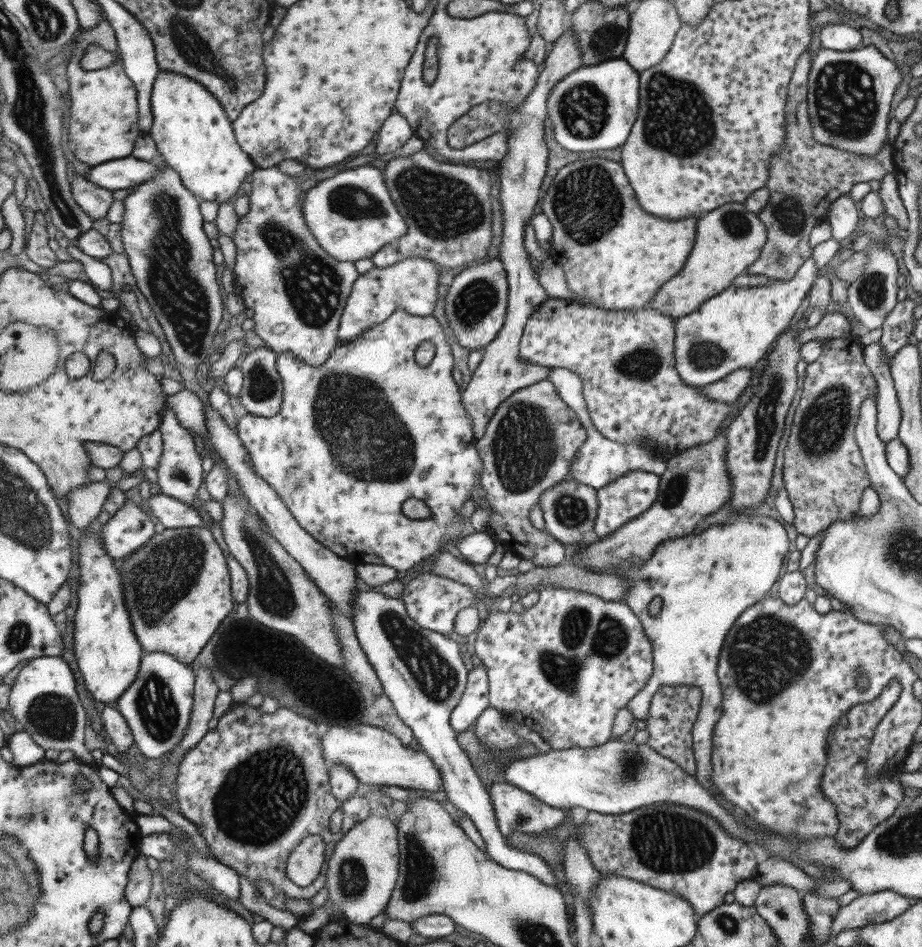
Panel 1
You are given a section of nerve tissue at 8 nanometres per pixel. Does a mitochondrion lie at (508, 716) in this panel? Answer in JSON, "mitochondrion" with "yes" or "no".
{"mitochondrion":"no"}

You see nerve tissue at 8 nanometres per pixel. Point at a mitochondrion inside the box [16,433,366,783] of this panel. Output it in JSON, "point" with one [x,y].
{"point":[163,574]}

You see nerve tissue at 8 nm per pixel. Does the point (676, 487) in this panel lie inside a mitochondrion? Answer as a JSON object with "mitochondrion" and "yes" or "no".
{"mitochondrion":"yes"}

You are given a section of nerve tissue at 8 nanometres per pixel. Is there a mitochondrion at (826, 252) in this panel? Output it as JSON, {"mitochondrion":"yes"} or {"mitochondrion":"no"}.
{"mitochondrion":"no"}

